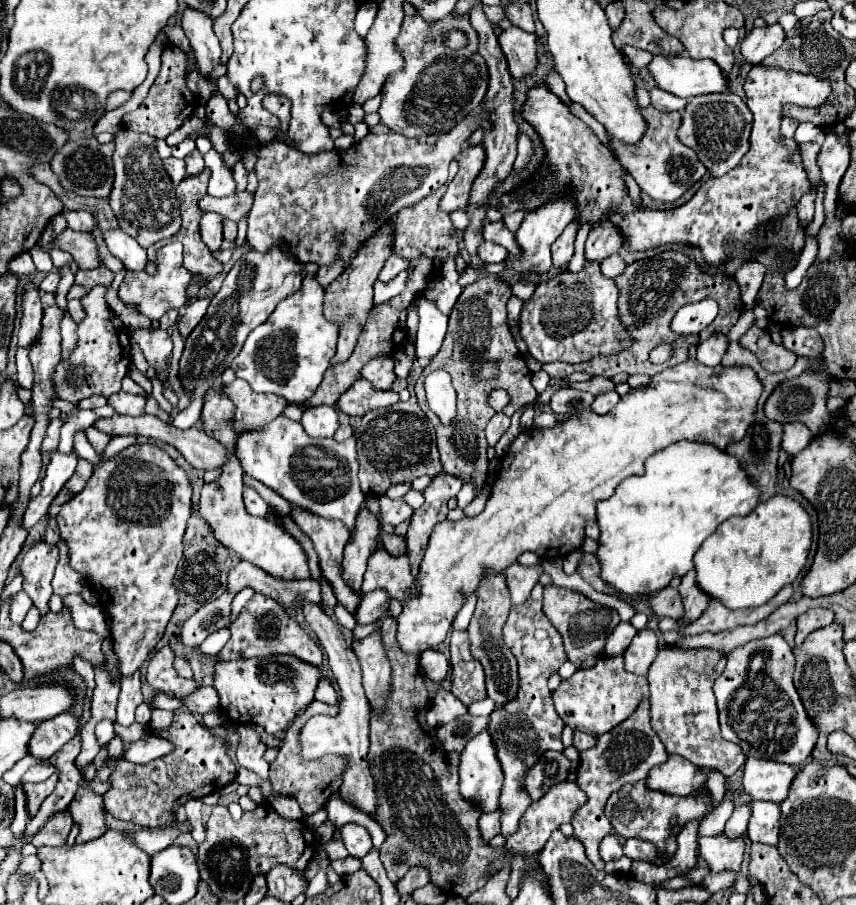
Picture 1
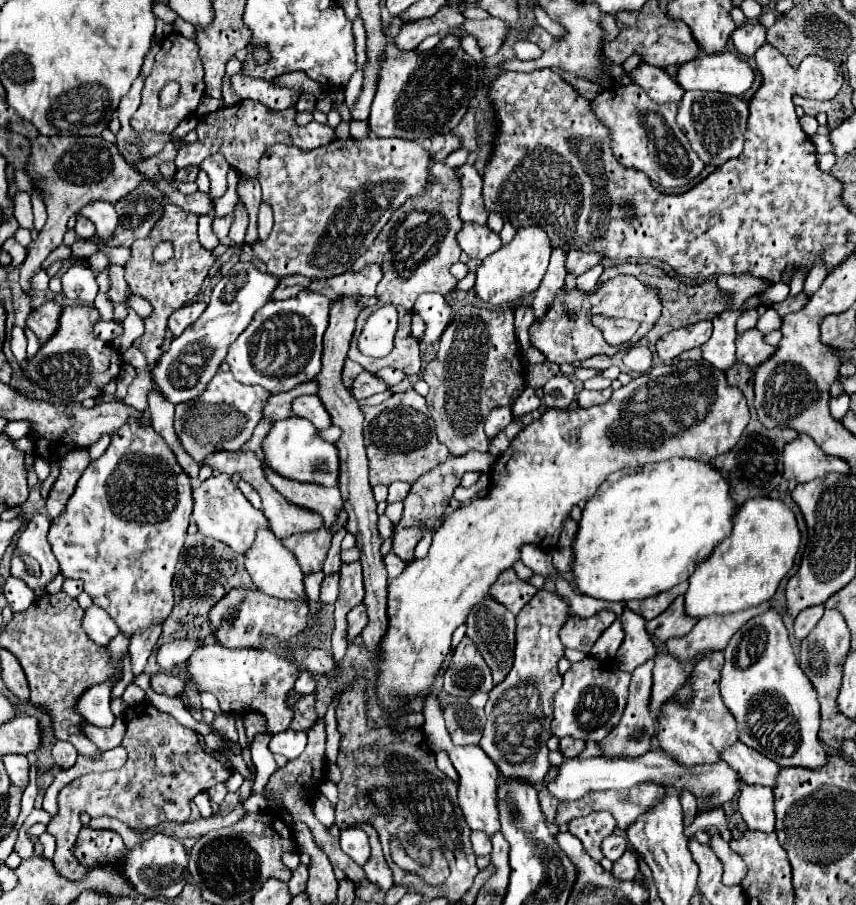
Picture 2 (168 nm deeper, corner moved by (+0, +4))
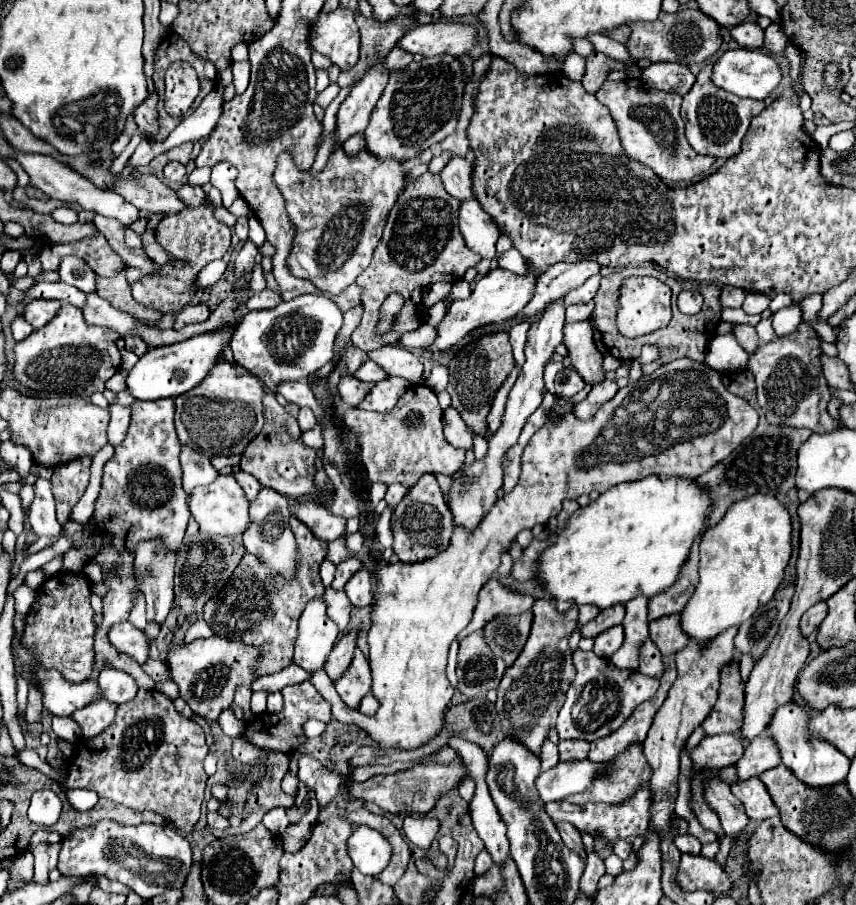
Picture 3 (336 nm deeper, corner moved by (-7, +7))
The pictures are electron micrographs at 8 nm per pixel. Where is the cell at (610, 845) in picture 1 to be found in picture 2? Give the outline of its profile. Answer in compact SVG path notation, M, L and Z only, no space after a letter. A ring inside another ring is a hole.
M610 835L604 839L602 843L602 853L606 859L616 861L622 857L622 853L626 851L626 839L622 835Z

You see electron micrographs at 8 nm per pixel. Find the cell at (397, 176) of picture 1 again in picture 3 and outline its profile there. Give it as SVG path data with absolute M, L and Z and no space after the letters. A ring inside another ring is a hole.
M339 150L329 156L321 172L311 174L311 170L297 168L291 160L291 154L283 152L283 156L277 160L273 180L283 194L287 216L295 228L295 242L291 244L291 252L287 256L289 272L293 272L295 278L311 280L319 290L339 294L343 288L353 284L355 278L369 266L371 254L381 240L387 216L407 182L407 170L405 162L399 160L379 160L379 156L371 156L365 150L355 156L347 156L345 150Z

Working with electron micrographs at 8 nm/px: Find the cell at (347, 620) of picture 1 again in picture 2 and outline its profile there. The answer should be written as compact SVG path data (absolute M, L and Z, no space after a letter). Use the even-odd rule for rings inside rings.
M342 527L332 537L332 547L330 547L330 551L328 551L326 559L324 559L324 567L322 567L324 573L336 573L336 571L340 571L340 565L342 565L342 561L340 561L340 541L344 539L344 535L346 535L346 529Z

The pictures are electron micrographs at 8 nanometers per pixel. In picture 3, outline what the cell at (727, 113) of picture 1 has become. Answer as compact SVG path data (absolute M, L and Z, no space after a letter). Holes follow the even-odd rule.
M707 64L693 88L683 96L683 104L681 104L681 114L685 118L685 132L687 132L687 140L689 144L699 152L699 154L709 154L713 158L731 158L741 150L741 142L749 130L749 124L753 120L753 116L757 116L761 110L765 108L763 100L747 100L747 98L739 98L731 92L725 92L721 88L717 88L711 82L711 64Z

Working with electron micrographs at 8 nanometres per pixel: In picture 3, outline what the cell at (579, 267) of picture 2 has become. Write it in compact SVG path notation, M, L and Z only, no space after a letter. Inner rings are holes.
M581 260L581 262L559 262L553 264L551 268L547 268L547 272L539 278L537 288L535 288L535 296L533 300L523 308L523 312L519 314L521 320L525 320L527 316L533 316L535 312L543 312L543 308L565 296L569 290L581 286L587 278L591 278L593 274L599 274L601 266L593 260Z

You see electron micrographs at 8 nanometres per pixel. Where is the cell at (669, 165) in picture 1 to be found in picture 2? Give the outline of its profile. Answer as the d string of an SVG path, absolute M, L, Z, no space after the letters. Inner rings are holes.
M612 85L602 89L590 103L592 111L612 131L612 151L630 169L644 171L652 183L672 189L688 185L700 175L704 163L692 151L686 135L676 123L676 103L656 103L638 85Z

